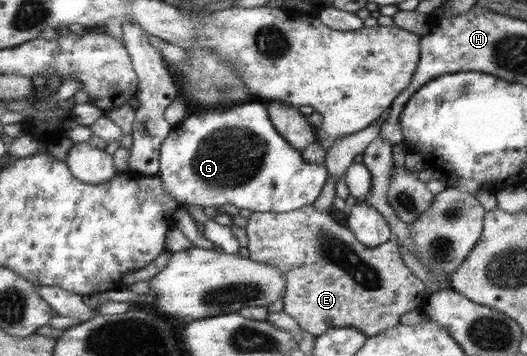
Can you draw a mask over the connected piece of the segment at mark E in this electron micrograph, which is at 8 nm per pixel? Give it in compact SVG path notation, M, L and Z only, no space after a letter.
M313 203L291 212L250 213L245 228L248 237L249 257L255 261L276 266L285 279L285 292L282 296L283 310L299 324L302 331L314 337L323 335L333 328L347 328L361 331L370 338L401 324L401 316L412 310L422 309L429 288L415 277L403 264L396 241L391 240L375 248L369 248L354 235L354 232L341 226L330 213L317 211Z

